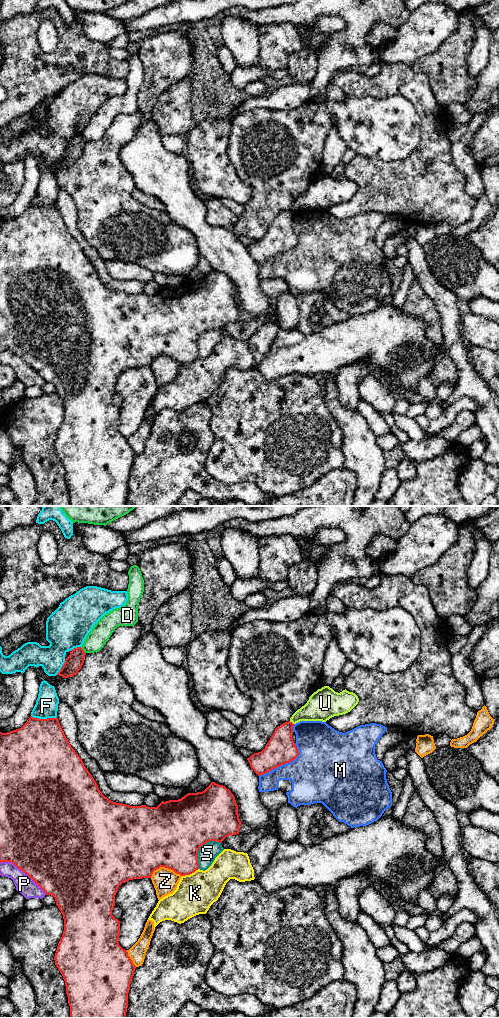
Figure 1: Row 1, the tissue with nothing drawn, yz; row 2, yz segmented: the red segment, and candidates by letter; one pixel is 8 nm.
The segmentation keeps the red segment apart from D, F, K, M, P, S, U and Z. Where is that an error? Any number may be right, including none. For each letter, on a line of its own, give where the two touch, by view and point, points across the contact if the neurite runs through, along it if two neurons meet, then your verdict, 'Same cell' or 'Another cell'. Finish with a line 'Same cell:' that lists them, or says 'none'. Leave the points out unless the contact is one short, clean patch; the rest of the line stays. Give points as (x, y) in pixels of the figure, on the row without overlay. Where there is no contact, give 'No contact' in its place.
D: Touches red at yz (83, 138). Another cell
F: Touches red at yz (44, 207). Another cell
K: Touches red at yz (190, 361). Another cell
M: Touches red at yz (284, 251). Another cell
P: Touches red at yz (24, 360). Another cell
S: Touches red at yz (199, 336). Another cell
U: Touches red at yz (291, 210). Boundary: yz (289, 209), (293, 212). Another cell
Z: Touches red at yz (164, 354). Another cell
Same cell: none

